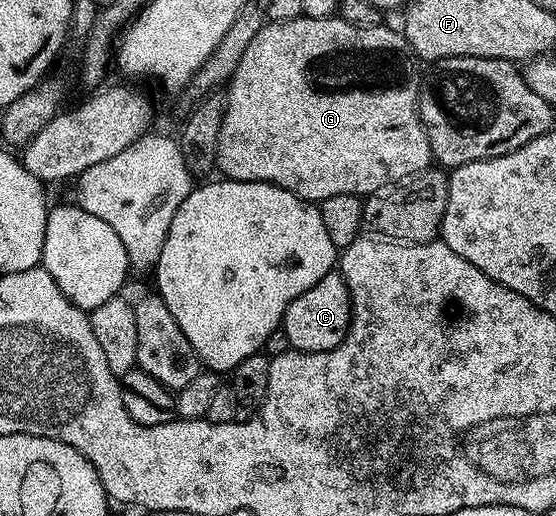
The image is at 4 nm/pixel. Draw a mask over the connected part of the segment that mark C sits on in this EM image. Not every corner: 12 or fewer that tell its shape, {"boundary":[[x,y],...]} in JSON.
{"boundary":[[341,272],[292,299],[280,327],[291,350],[323,353],[350,330]]}

